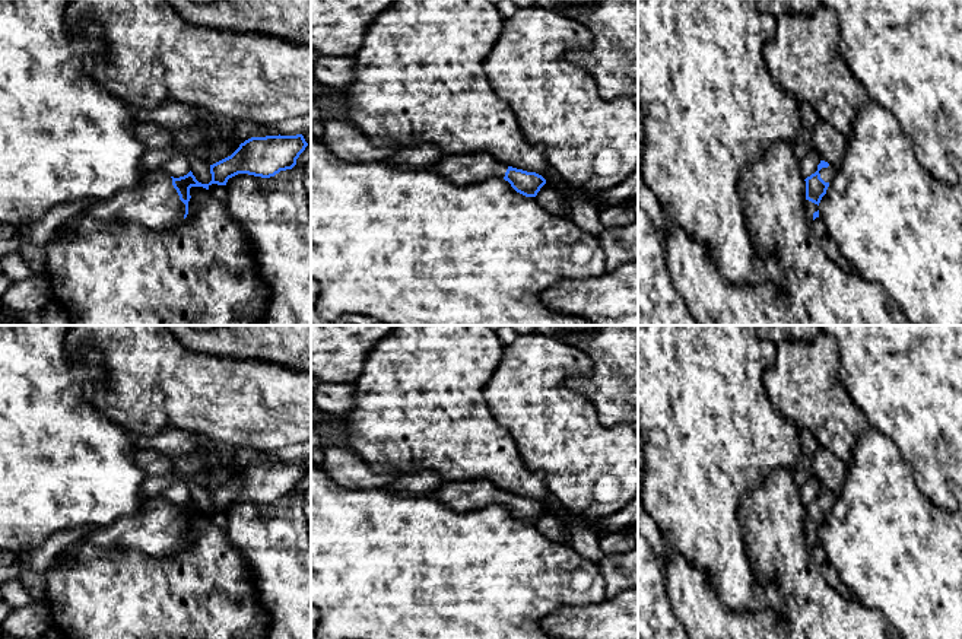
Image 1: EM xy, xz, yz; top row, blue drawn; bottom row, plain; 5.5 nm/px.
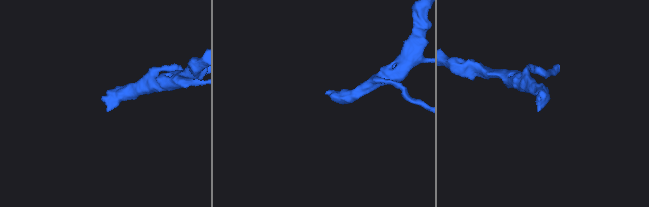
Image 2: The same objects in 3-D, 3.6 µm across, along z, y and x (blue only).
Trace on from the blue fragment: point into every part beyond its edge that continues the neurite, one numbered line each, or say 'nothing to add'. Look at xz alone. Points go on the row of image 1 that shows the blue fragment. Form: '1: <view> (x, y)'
1: xz (460, 169)

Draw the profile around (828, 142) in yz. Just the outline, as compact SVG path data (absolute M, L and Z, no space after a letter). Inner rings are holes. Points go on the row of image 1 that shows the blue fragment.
M819 120L813 128L813 147L822 160L838 169L844 160L847 149L847 136Z

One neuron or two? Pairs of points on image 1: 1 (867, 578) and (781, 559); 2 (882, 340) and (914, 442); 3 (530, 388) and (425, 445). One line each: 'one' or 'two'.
1: two
2: one
3: two

